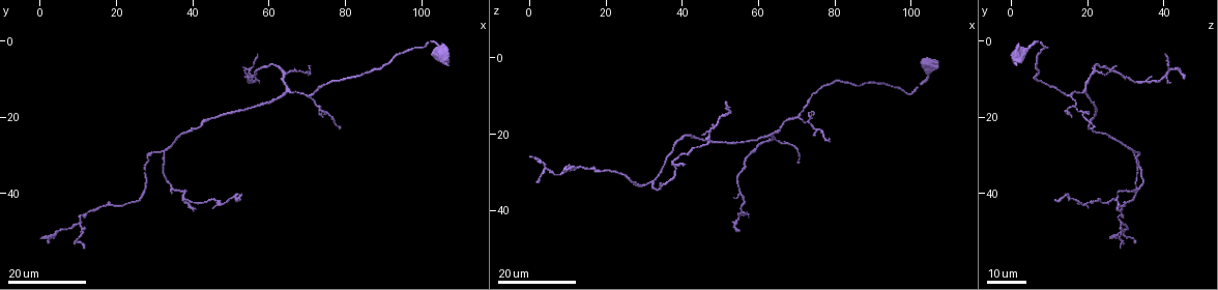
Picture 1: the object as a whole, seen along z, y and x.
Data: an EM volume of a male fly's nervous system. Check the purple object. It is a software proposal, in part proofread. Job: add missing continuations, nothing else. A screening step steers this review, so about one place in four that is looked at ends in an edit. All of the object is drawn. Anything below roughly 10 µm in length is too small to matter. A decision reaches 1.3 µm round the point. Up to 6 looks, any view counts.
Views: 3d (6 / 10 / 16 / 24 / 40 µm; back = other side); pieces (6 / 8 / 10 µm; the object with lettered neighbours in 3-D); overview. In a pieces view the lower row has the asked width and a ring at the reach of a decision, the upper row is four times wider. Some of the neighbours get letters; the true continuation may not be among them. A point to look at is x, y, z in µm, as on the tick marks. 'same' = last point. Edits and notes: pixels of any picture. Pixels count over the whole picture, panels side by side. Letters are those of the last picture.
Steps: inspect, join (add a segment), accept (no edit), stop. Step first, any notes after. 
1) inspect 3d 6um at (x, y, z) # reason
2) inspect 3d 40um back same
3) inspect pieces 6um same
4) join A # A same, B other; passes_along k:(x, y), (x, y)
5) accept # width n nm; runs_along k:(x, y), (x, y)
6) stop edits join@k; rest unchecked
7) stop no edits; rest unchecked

inspect 3d 24um at (40.5, 44.5, 28.5) # free end

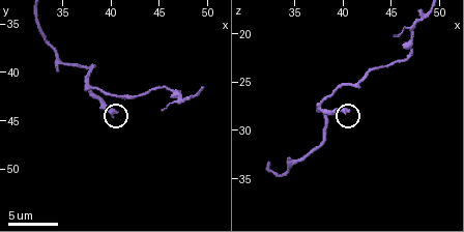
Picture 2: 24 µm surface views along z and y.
inspect pieces 10um at (40.4, 44.6, 28.0)

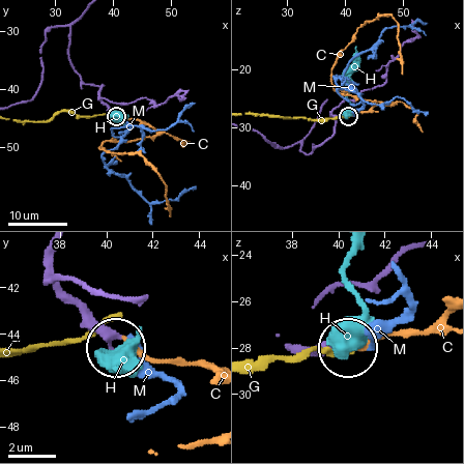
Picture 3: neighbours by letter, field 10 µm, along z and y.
join C # width 260 nm; C same, G other, H other, M other; passes_along 3:(103, 100), (156, 133), (110, 141); it goes on there

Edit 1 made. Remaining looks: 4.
inspect 3d 24um at (78.5, 22.5, 21.5) # thin end

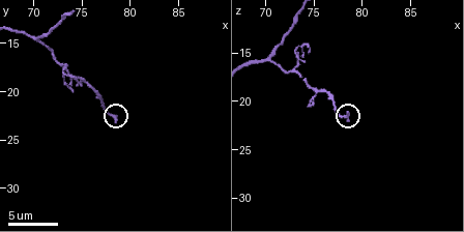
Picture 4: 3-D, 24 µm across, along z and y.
inspect pieces 8um at (78.8, 23.0, 21.2)

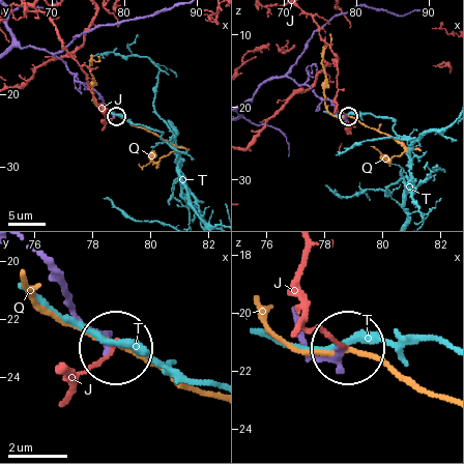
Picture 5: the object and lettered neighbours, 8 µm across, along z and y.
accept # J other, Q other, T other; runs_along 5:(80, 35), (57, 57), (114, 114); none of them fits

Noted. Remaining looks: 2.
inspect pieces 6um at (34.6, 40.0, 32.8) # free end

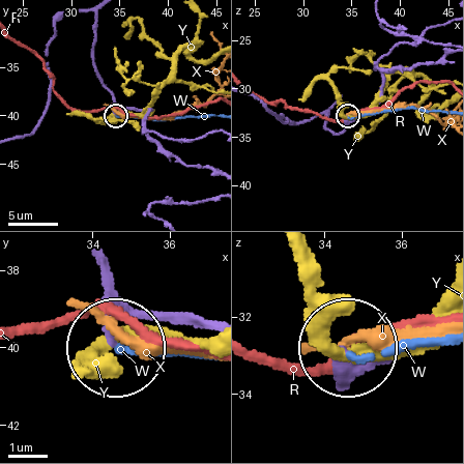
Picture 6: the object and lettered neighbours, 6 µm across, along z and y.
join W # width 140 nm; R other, W same, X other, Y other; passes_along 6:(341, 376), (341, 356), (440, 346); the neuron continues

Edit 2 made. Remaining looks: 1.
stop edits join@3, join@6; rest unchecked

